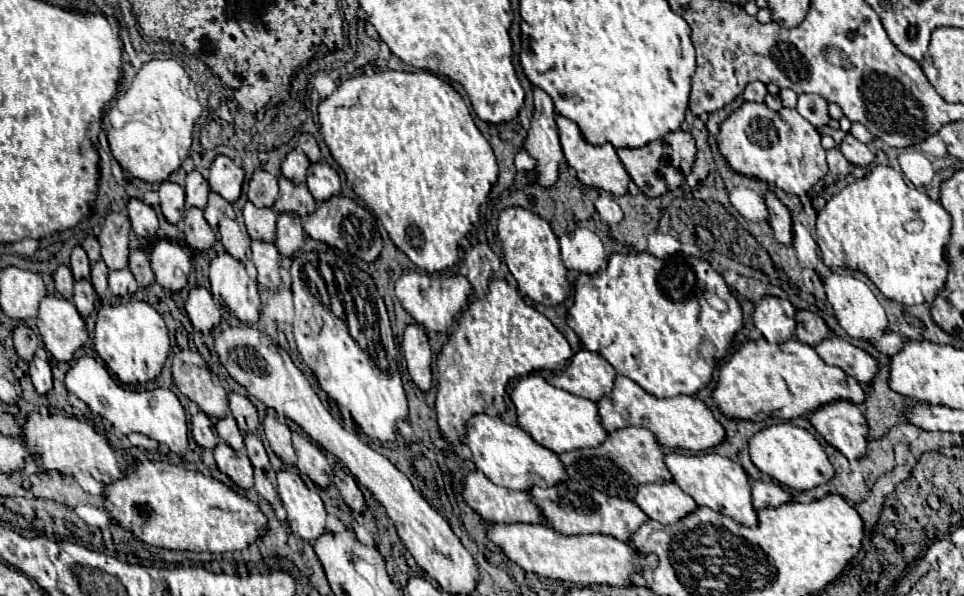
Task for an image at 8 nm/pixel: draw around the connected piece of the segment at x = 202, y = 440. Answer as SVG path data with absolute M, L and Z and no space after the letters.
M203 411L193 415L193 419L191 419L191 433L193 433L193 439L201 447L207 447L207 449L213 449L217 445L217 441L219 441L217 433L213 429L213 421Z

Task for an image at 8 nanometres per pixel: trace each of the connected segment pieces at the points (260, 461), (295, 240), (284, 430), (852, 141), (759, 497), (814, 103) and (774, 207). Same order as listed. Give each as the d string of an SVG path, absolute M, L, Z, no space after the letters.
M255 433L245 435L245 447L247 447L247 455L249 455L253 467L261 467L267 471L269 469L269 457L267 457L267 451L265 451L261 439Z
M279 213L277 215L277 249L281 255L295 255L305 243L301 217L297 213Z
M267 413L263 419L263 429L265 429L265 437L271 445L271 449L275 451L275 455L287 463L287 465L295 465L297 457L295 451L291 447L291 431L289 427L277 419L275 413Z
M847 133L847 137L843 139L843 143L839 145L839 149L843 151L845 159L853 165L859 165L859 167L867 167L875 161L875 153L871 151L869 145L857 141L851 133Z
M753 481L751 483L751 499L753 499L755 509L765 509L765 507L779 507L783 503L789 503L793 497L775 483Z
M799 95L797 111L801 117L805 117L809 123L815 127L823 127L829 123L829 113L827 113L829 103L821 95Z
M765 193L765 203L769 211L769 225L781 243L791 243L791 213L789 209L777 199L775 193Z

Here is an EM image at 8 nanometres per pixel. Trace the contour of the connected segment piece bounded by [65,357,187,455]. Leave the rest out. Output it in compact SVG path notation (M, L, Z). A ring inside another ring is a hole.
M81 357L77 363L67 371L65 377L67 391L75 393L81 401L89 405L89 409L107 421L123 435L133 431L143 433L159 443L165 443L173 453L181 455L187 449L187 417L185 409L181 407L177 395L169 389L155 387L155 389L127 389L117 383L105 365L97 363L93 357Z

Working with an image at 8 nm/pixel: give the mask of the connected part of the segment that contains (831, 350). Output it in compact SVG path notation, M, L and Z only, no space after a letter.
M831 335L819 345L815 345L815 351L827 365L843 369L849 377L857 379L859 383L869 383L877 373L877 361L869 353L843 341L837 335Z

